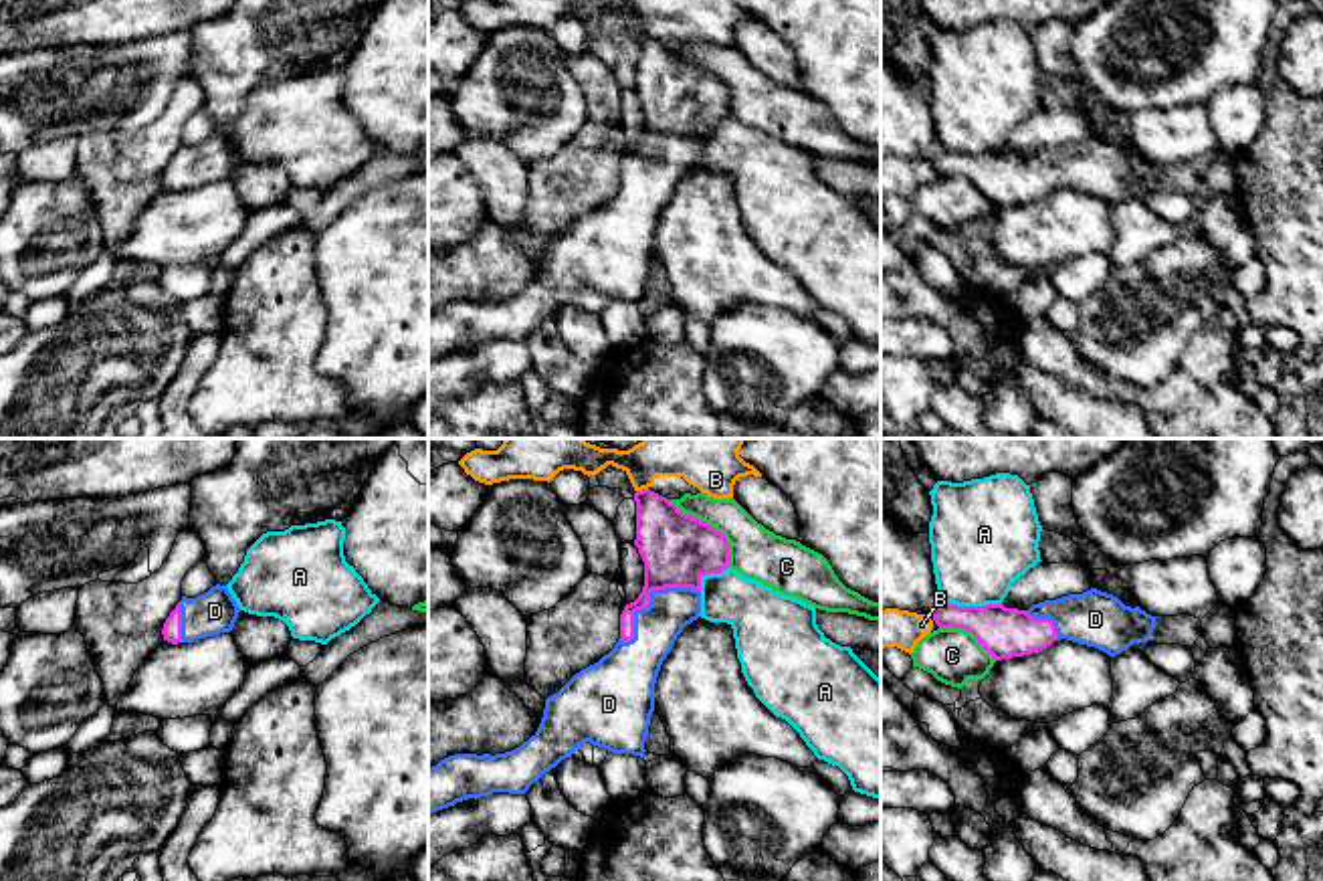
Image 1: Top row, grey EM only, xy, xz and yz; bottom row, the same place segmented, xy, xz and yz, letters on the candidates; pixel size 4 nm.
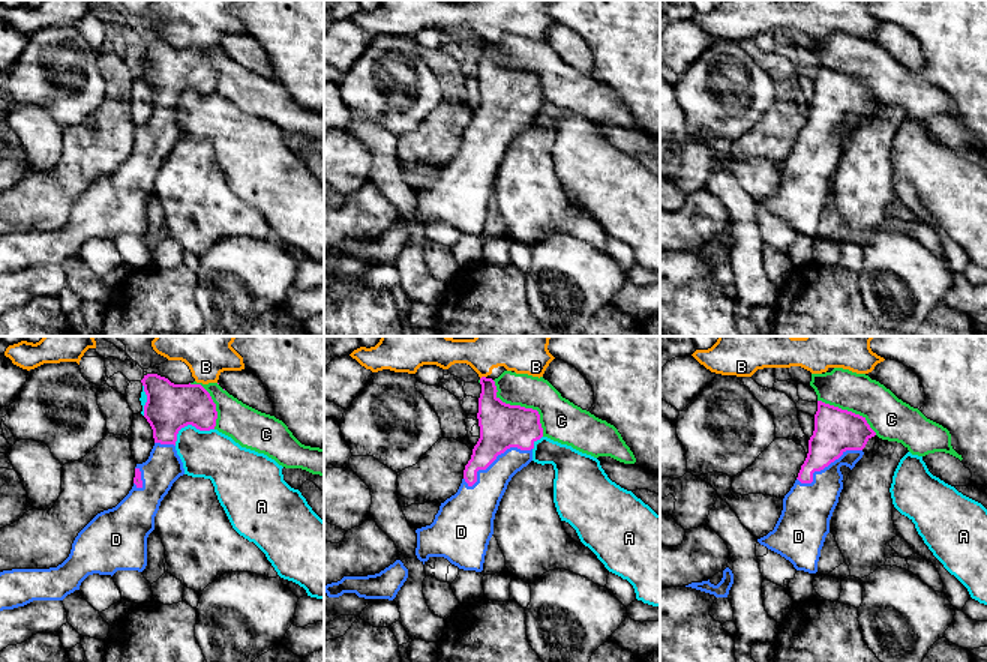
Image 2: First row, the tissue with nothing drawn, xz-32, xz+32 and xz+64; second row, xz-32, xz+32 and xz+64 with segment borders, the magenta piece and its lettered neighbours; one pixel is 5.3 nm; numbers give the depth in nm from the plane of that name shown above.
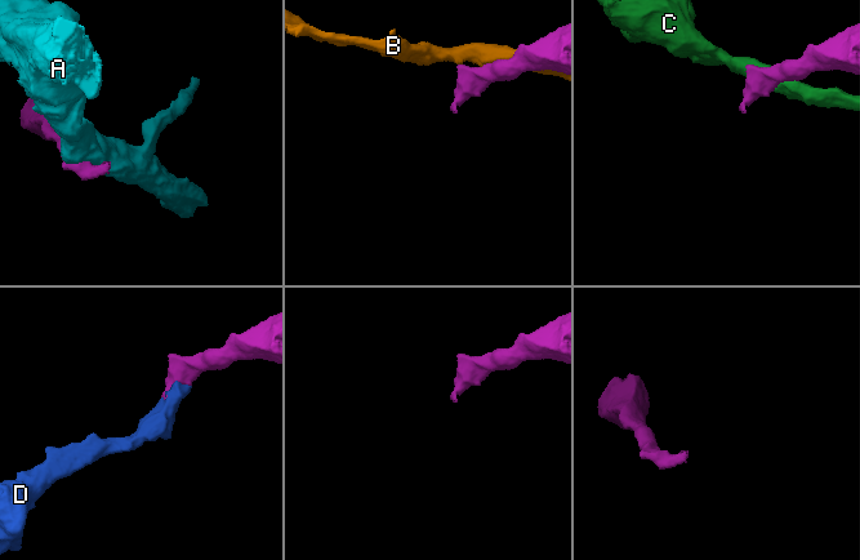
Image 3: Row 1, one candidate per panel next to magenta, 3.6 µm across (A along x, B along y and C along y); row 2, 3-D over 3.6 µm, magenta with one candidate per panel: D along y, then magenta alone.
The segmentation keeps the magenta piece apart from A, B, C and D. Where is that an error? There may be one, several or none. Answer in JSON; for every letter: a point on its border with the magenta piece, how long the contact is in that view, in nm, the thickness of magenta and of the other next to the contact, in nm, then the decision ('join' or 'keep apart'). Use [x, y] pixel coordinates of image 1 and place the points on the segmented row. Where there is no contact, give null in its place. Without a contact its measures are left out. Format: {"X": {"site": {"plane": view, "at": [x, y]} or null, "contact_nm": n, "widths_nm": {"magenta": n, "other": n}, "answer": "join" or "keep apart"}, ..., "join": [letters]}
{"A": {"site": {"plane": "yz", "at": [970, 607]}, "contact_nm": 240, "widths_nm": {"magenta": 200, "other": 400}, "answer": "keep apart"}, "B": {"site": {"plane": "xz", "at": [643, 490]}, "contact_nm": 50, "widths_nm": {"magenta": 260, "other": 280}, "answer": "keep apart"}, "C": {"site": {"plane": "xz", "at": [709, 526]}, "contact_nm": 360, "widths_nm": {"magenta": 280, "other": 200}, "answer": "keep apart"}, "D": {"site": {"plane": "xz", "at": [649, 601]}, "contact_nm": 380, "widths_nm": {"magenta": 280, "other": 180}, "answer": "join"}, "join": ["D"]}

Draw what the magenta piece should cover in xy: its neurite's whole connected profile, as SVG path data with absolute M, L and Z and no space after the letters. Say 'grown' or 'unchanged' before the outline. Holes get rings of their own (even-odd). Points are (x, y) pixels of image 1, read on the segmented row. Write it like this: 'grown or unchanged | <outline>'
grown | M216 584L196 598L182 596L166 618L162 634L164 641L178 645L230 632L238 612L240 608L228 588Z

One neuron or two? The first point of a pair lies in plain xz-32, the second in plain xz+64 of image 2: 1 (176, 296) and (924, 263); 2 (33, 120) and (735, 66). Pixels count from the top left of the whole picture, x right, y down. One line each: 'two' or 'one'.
1: two
2: two

